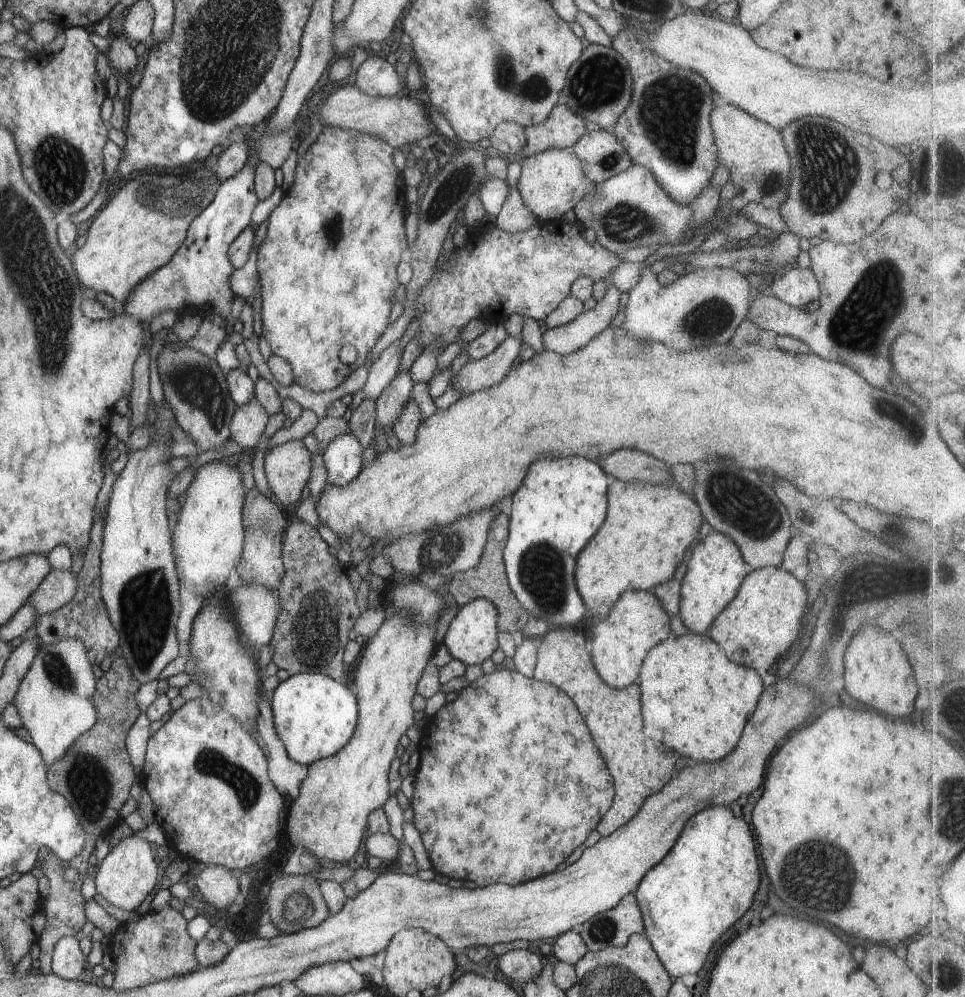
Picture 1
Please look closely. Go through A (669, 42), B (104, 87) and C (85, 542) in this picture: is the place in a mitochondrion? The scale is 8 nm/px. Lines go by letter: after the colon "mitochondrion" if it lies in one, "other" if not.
A: other
B: other
C: other

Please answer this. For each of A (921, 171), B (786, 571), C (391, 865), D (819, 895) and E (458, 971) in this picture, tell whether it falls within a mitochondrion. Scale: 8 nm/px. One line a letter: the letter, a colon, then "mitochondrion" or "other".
A: other
B: other
C: other
D: mitochondrion
E: other

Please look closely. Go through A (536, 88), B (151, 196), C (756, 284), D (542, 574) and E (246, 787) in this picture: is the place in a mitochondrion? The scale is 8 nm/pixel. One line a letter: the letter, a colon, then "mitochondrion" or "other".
A: mitochondrion
B: mitochondrion
C: other
D: mitochondrion
E: mitochondrion

